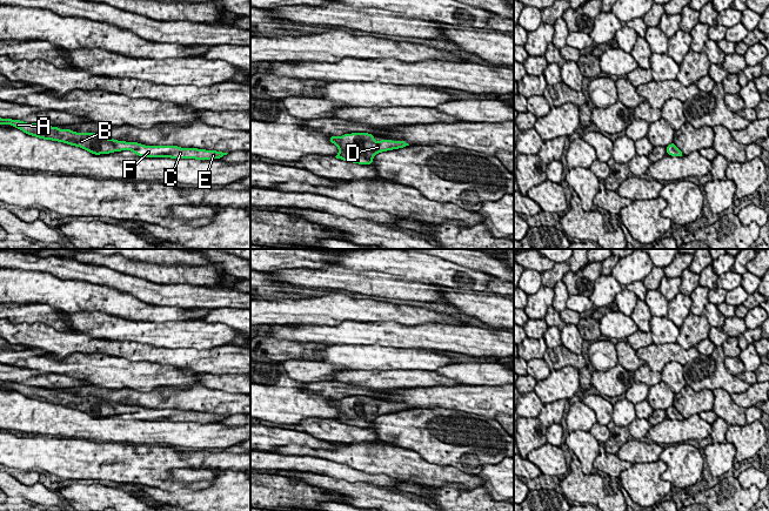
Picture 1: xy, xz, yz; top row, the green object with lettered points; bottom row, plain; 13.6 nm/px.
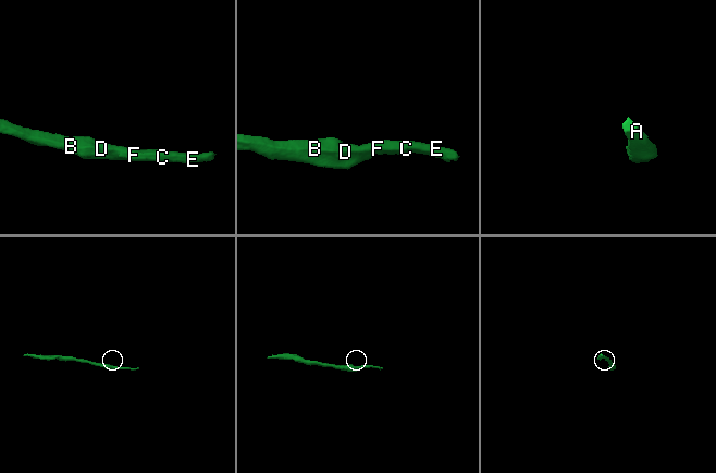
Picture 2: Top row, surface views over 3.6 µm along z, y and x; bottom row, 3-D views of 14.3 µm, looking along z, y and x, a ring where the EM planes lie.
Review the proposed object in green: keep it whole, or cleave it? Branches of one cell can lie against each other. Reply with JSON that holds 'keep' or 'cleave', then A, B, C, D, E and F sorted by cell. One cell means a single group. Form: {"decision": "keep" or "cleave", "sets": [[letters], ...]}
{"decision": "keep", "sets": [["A", "B", "C", "D", "E", "F"]]}

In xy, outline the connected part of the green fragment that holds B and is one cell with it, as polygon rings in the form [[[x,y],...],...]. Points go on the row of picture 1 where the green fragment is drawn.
[[[0,117],[0,125],[12,125],[13,127],[22,130],[28,135],[80,147],[95,155],[109,154],[121,150],[132,150],[135,155],[143,157],[212,160],[220,159],[228,154],[216,150],[181,148],[178,146],[145,146],[138,142],[126,142],[108,139],[100,134],[91,132],[76,133],[71,129],[60,129],[52,126],[27,123],[20,120],[12,119]]]

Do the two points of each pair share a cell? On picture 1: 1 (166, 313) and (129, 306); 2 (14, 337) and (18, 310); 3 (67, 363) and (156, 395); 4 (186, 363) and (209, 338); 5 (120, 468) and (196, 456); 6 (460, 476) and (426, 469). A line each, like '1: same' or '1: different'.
1: same
2: different
3: different
4: different
5: different
6: same

